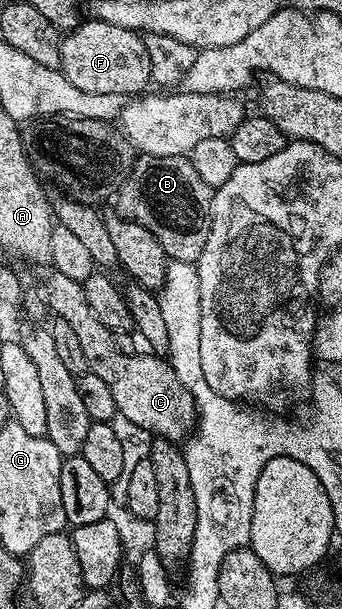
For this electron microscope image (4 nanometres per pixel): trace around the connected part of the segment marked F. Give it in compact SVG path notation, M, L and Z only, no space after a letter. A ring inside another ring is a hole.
M88 18L62 36L58 70L72 85L77 85L77 89L85 89L85 93L117 93L135 97L146 92L151 83L149 53L145 53L143 35L100 19Z

